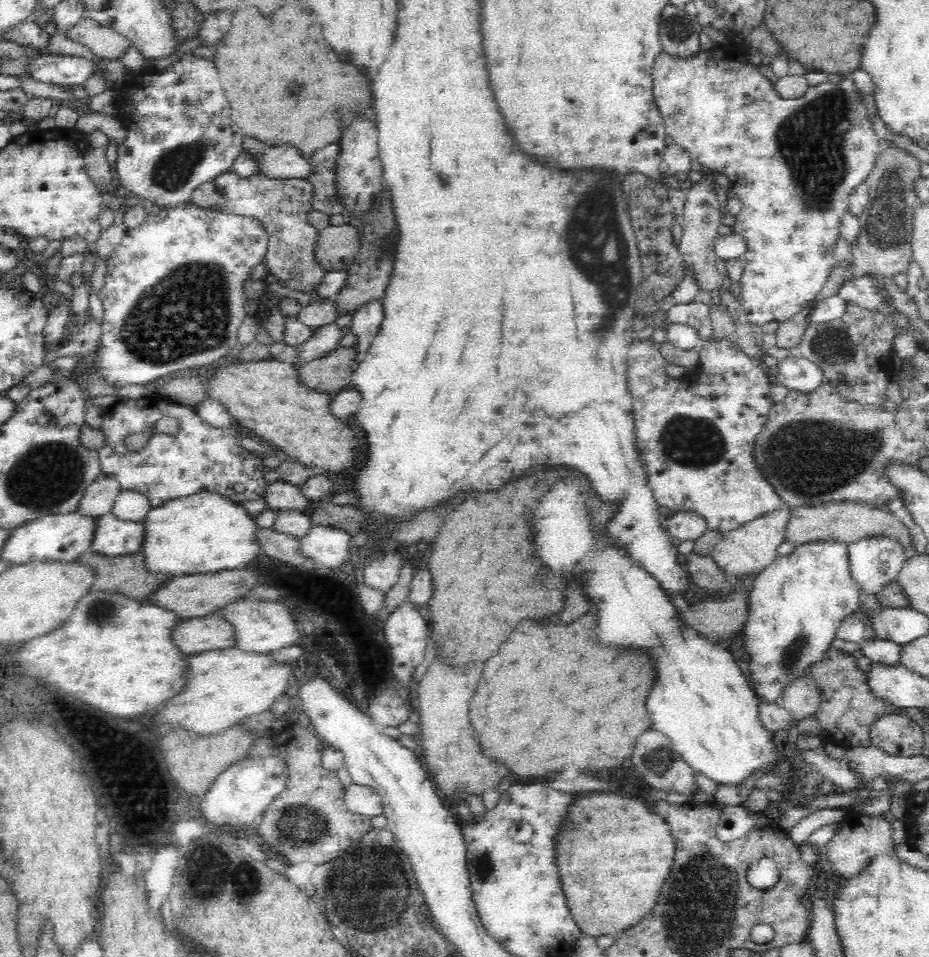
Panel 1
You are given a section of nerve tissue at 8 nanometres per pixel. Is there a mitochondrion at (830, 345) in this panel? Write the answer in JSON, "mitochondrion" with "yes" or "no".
{"mitochondrion":"yes"}

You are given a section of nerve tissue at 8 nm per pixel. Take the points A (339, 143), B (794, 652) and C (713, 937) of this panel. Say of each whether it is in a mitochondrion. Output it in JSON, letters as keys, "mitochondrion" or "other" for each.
{"A":"other","B":"mitochondrion","C":"mitochondrion"}

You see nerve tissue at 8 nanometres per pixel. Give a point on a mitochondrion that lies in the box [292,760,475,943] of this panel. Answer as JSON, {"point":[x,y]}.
{"point":[354,885]}

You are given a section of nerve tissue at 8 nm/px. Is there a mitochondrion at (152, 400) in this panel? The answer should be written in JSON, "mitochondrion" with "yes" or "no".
{"mitochondrion":"no"}

